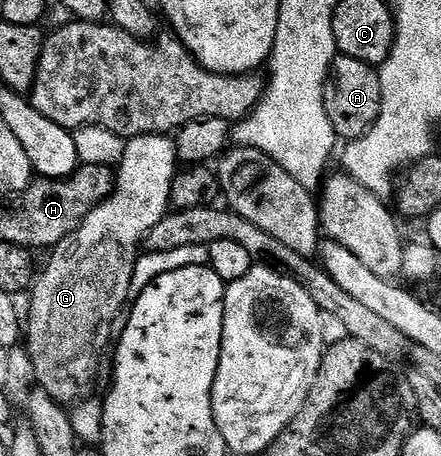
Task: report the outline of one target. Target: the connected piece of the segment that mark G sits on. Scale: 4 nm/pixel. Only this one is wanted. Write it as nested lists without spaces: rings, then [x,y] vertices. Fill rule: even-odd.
[[[163,133],[163,134],[160,134],[160,135],[137,135],[136,138],[129,140],[129,142],[126,143],[126,152],[123,155],[121,162],[118,163],[117,167],[116,167],[116,182],[115,182],[115,184],[112,188],[112,193],[110,194],[110,196],[108,196],[108,198],[106,198],[105,201],[98,204],[97,207],[94,207],[93,210],[91,210],[89,212],[89,214],[86,215],[85,220],[84,220],[81,227],[77,227],[75,229],[75,231],[72,232],[72,234],[70,234],[67,237],[66,240],[64,240],[63,243],[60,243],[60,244],[58,244],[57,247],[53,248],[51,255],[54,255],[54,256],[51,257],[50,264],[48,264],[47,267],[46,267],[46,272],[44,272],[43,275],[42,275],[42,272],[41,272],[41,274],[39,274],[37,276],[36,282],[33,284],[32,294],[34,293],[34,296],[32,296],[31,299],[30,299],[30,319],[29,319],[29,315],[28,315],[28,322],[25,324],[25,327],[24,327],[24,339],[25,339],[25,342],[27,342],[27,341],[30,342],[30,363],[31,363],[32,366],[34,366],[34,379],[35,379],[36,382],[38,382],[38,383],[35,383],[35,384],[37,384],[37,386],[41,390],[46,391],[48,393],[48,395],[50,397],[52,397],[54,400],[56,400],[58,403],[62,404],[62,406],[72,407],[72,406],[75,406],[77,403],[82,403],[82,402],[85,402],[87,400],[88,395],[85,395],[85,393],[82,392],[82,391],[74,391],[74,392],[71,393],[70,383],[94,383],[98,379],[98,370],[100,370],[101,367],[102,367],[102,354],[105,353],[106,346],[108,346],[109,343],[110,343],[110,338],[112,338],[111,339],[111,343],[112,343],[112,340],[115,338],[115,335],[116,335],[116,327],[115,327],[115,331],[114,331],[114,322],[117,321],[118,314],[120,314],[122,310],[123,310],[122,314],[123,314],[123,312],[125,312],[127,310],[128,300],[131,298],[130,286],[132,286],[133,283],[134,283],[134,266],[136,266],[137,263],[138,263],[138,247],[139,247],[139,251],[140,251],[140,248],[143,246],[143,243],[144,243],[146,236],[149,235],[150,231],[154,228],[154,226],[156,226],[156,224],[158,224],[161,221],[161,219],[163,219],[163,217],[171,210],[170,194],[172,193],[172,181],[174,180],[174,176],[175,176],[176,172],[179,170],[179,167],[180,167],[180,160],[178,158],[178,149],[177,149],[175,140],[173,138],[171,138],[171,136],[169,134]]]

